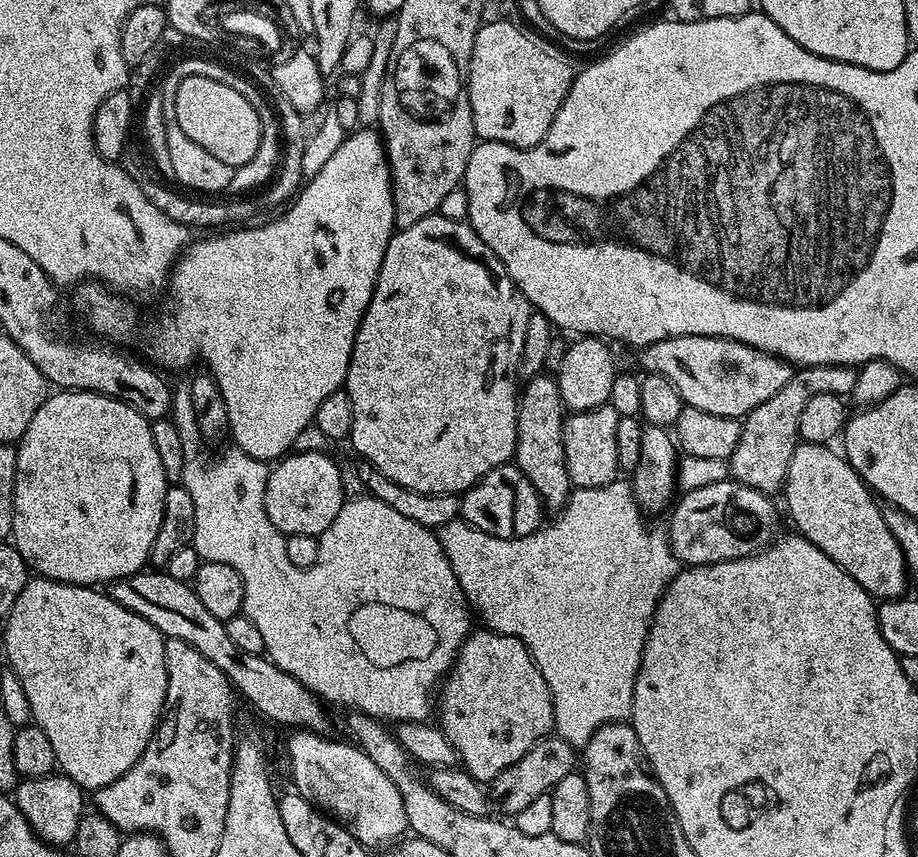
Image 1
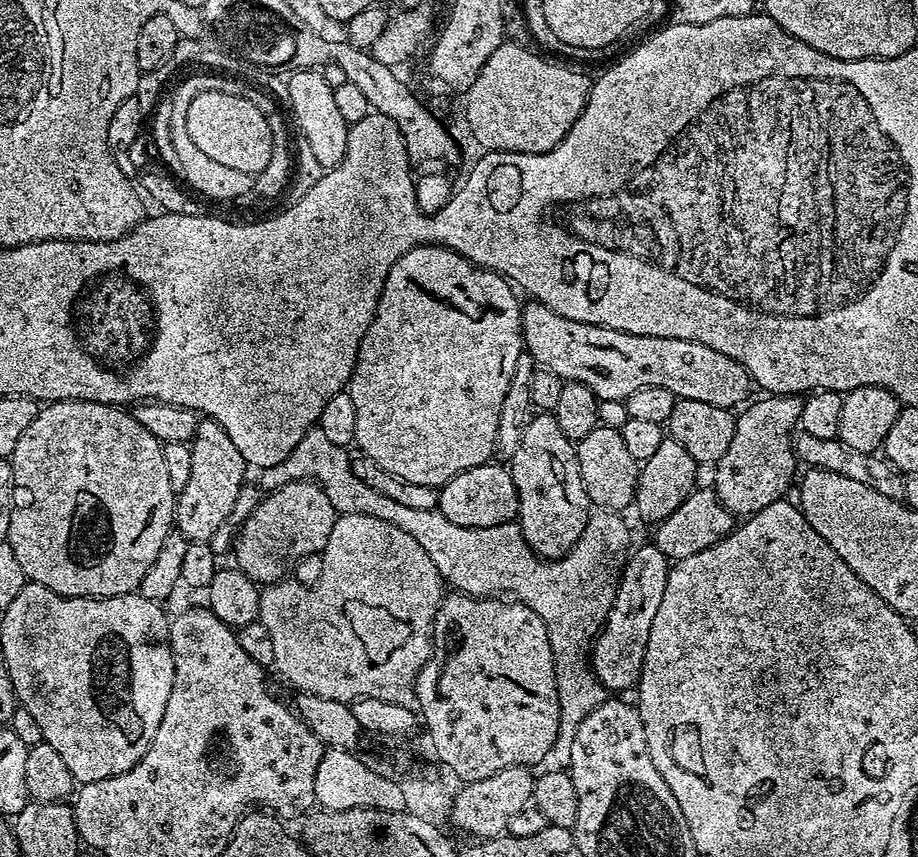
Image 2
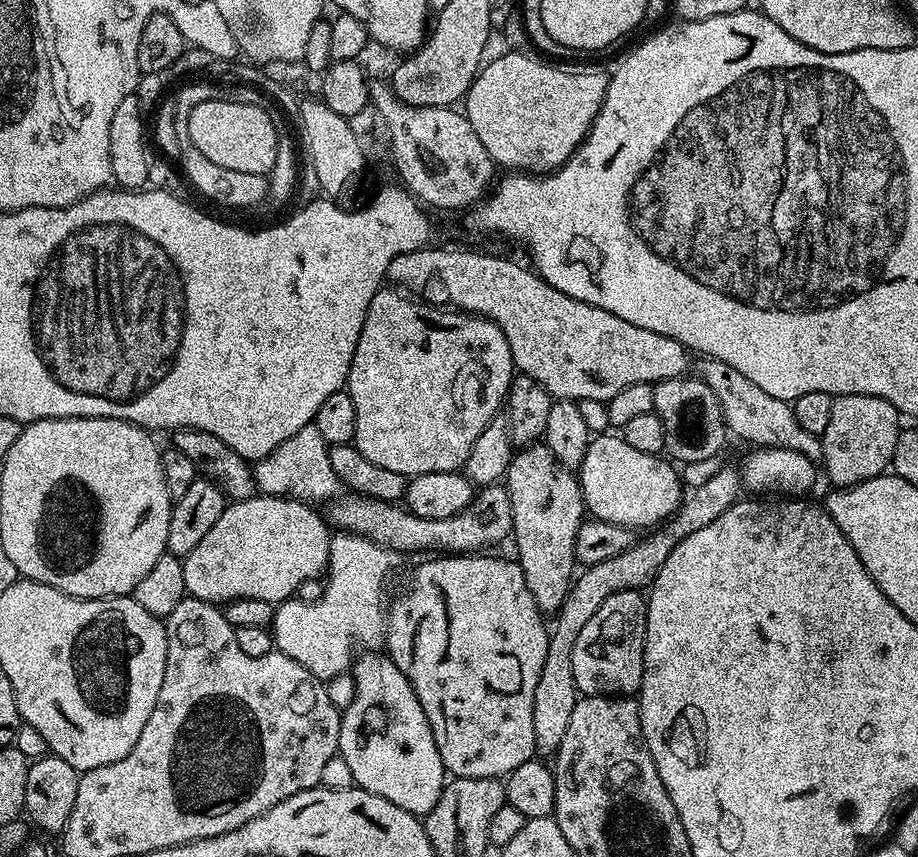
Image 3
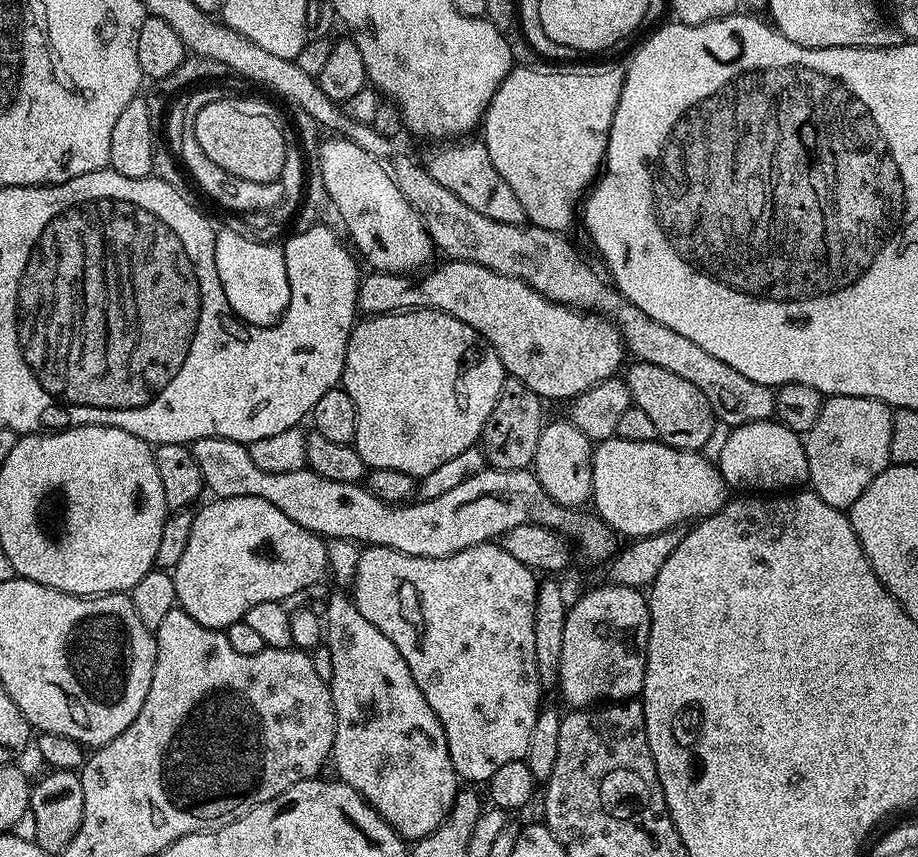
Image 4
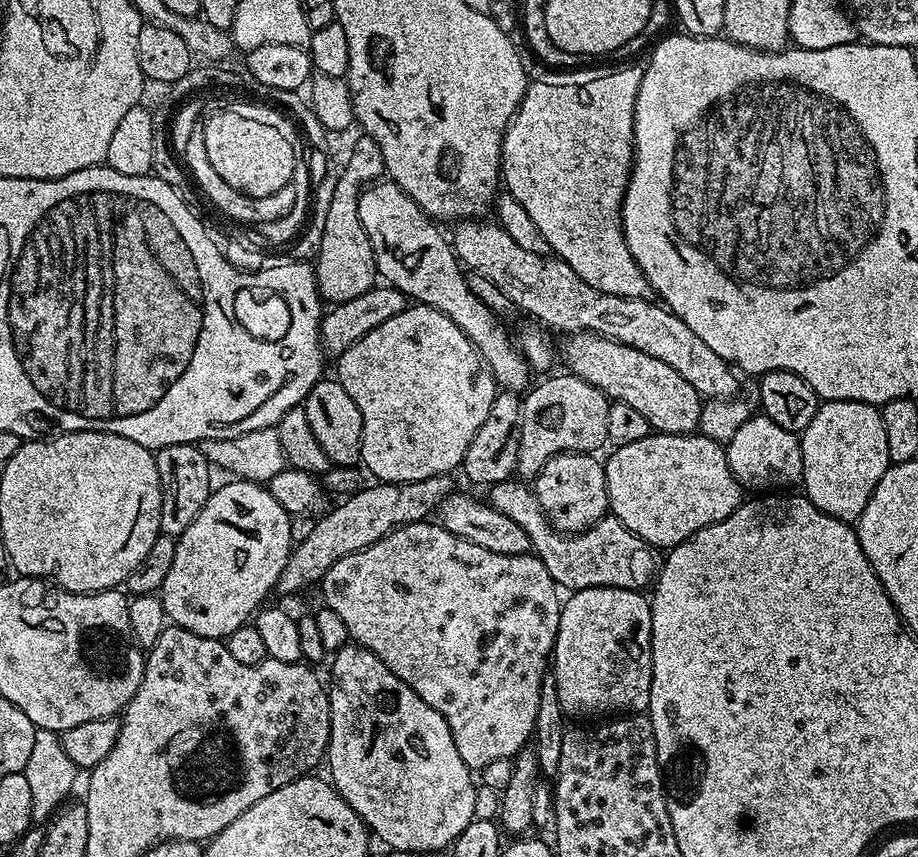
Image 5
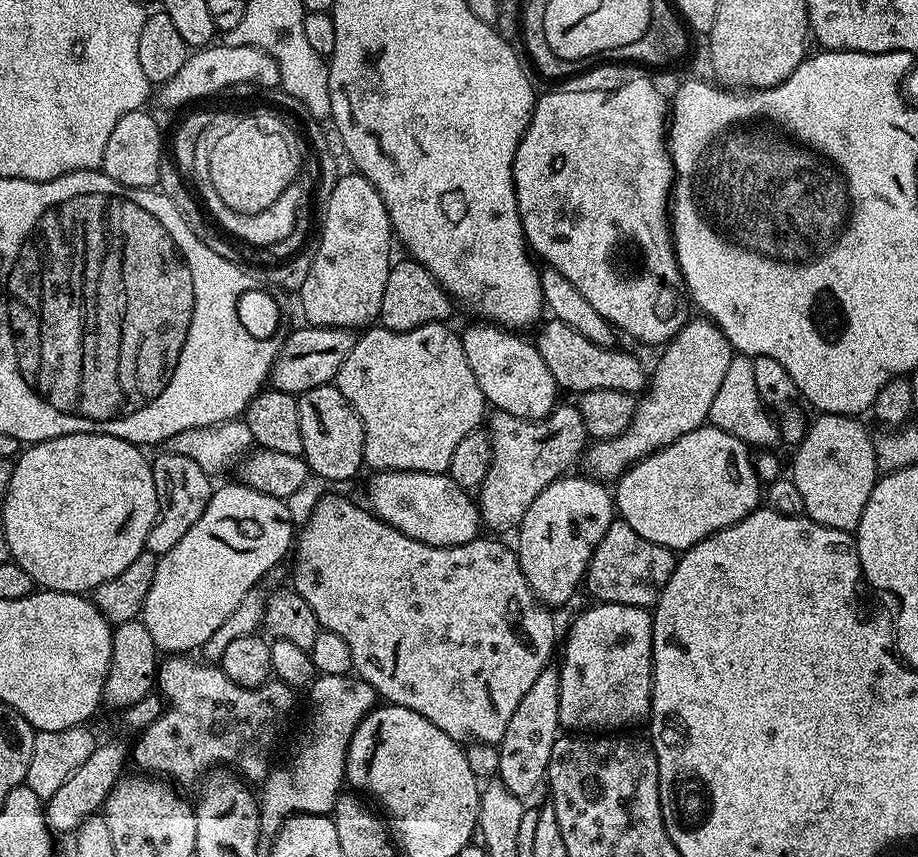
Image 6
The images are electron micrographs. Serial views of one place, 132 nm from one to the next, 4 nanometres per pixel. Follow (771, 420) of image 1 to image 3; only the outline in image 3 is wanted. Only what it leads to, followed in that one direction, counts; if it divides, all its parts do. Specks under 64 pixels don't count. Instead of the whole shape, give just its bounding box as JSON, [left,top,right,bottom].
[534,467,742,757]

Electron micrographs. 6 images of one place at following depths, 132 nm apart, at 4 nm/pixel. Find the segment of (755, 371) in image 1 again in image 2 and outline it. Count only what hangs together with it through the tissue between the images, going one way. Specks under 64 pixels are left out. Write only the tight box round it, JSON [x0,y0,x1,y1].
[520,302,749,410]

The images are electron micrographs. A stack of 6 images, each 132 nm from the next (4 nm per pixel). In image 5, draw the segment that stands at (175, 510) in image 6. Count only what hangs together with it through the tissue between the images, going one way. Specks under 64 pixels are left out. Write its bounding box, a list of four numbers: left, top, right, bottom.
[155,444,213,538]

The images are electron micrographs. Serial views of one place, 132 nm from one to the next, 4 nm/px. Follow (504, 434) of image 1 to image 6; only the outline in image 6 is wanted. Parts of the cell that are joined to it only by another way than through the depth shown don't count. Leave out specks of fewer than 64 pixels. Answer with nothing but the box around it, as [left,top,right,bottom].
[334,322,486,473]

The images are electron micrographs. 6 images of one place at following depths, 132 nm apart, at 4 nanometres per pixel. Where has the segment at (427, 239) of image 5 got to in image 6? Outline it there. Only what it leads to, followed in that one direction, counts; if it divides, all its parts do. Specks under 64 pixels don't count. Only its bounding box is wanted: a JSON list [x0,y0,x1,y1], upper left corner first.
[462,322,558,420]

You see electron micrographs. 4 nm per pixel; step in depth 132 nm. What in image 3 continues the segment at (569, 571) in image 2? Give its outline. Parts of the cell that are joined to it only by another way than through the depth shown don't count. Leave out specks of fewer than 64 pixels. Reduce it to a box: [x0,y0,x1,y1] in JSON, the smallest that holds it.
[254,423,342,502]

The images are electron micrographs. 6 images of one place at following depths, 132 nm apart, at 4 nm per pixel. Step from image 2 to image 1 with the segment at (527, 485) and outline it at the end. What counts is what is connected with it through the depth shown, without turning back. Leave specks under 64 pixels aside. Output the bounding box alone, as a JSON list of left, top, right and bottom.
[514,374,574,509]

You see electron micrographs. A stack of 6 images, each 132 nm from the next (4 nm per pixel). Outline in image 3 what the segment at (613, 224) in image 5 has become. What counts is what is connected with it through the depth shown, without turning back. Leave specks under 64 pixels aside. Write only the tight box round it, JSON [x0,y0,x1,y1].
[462,50,610,174]

